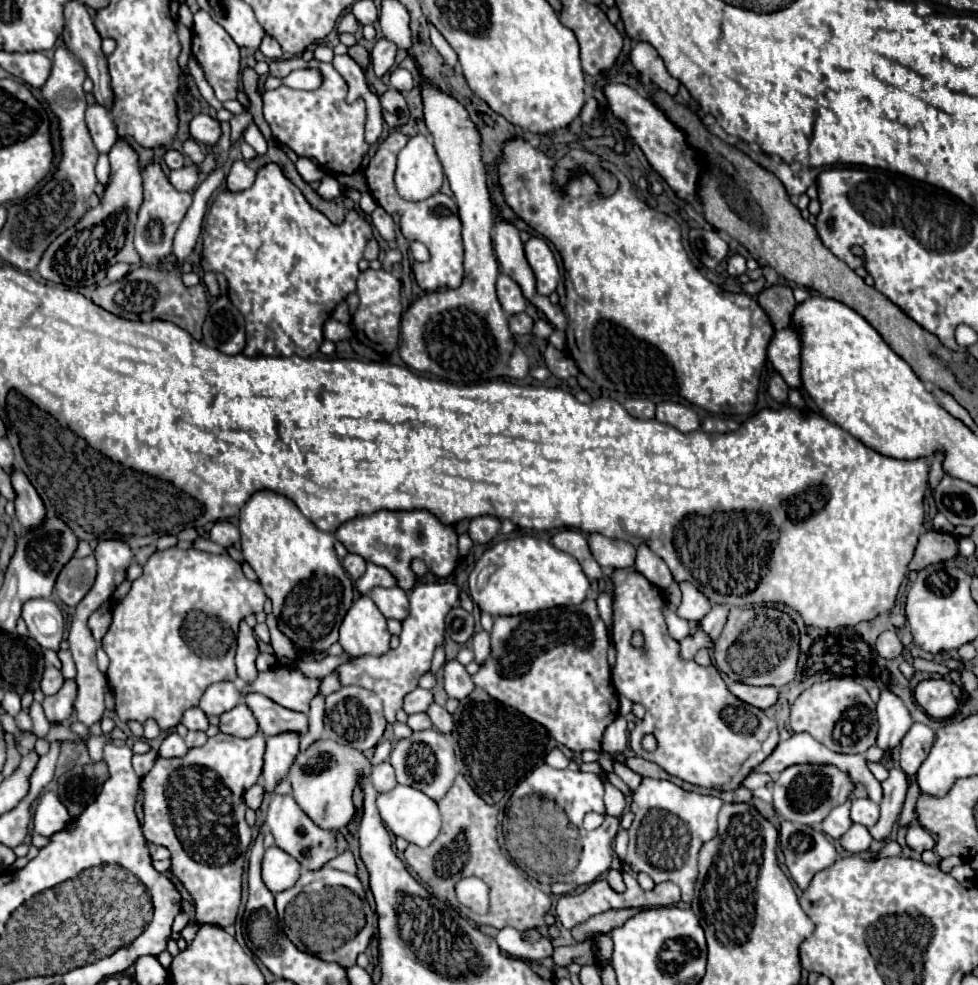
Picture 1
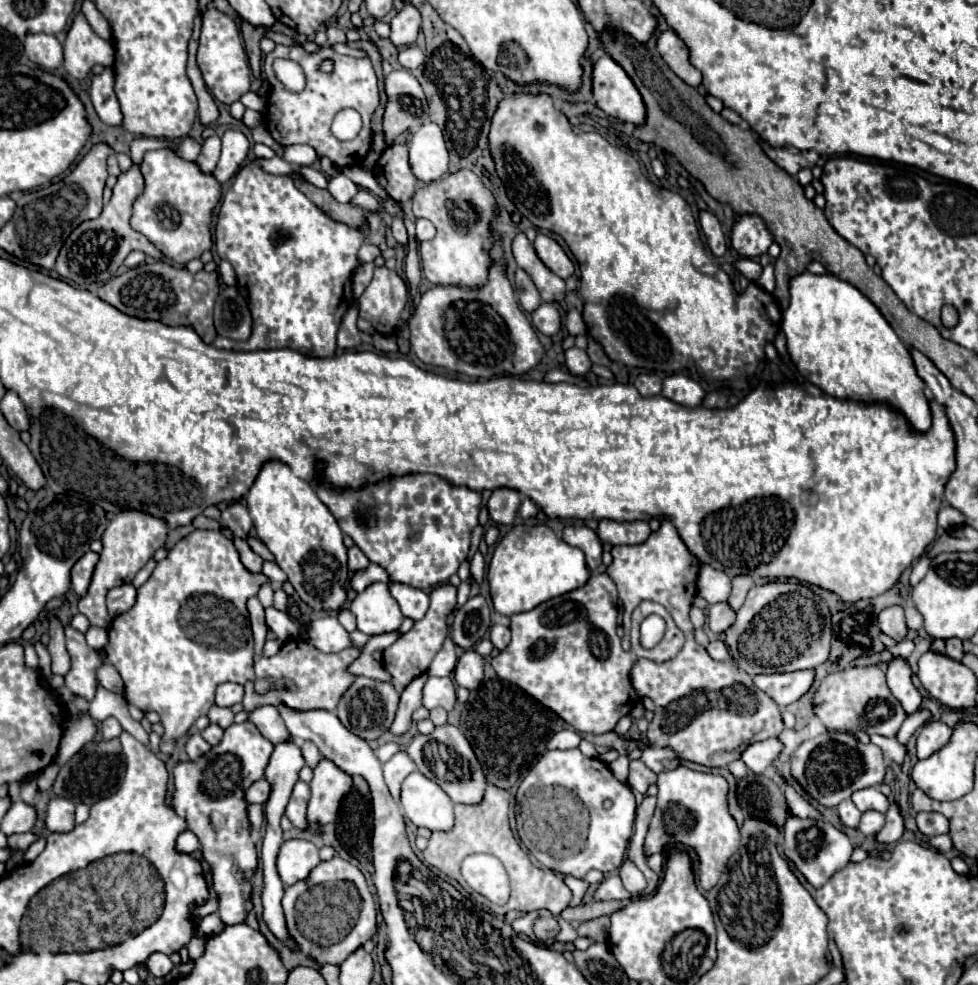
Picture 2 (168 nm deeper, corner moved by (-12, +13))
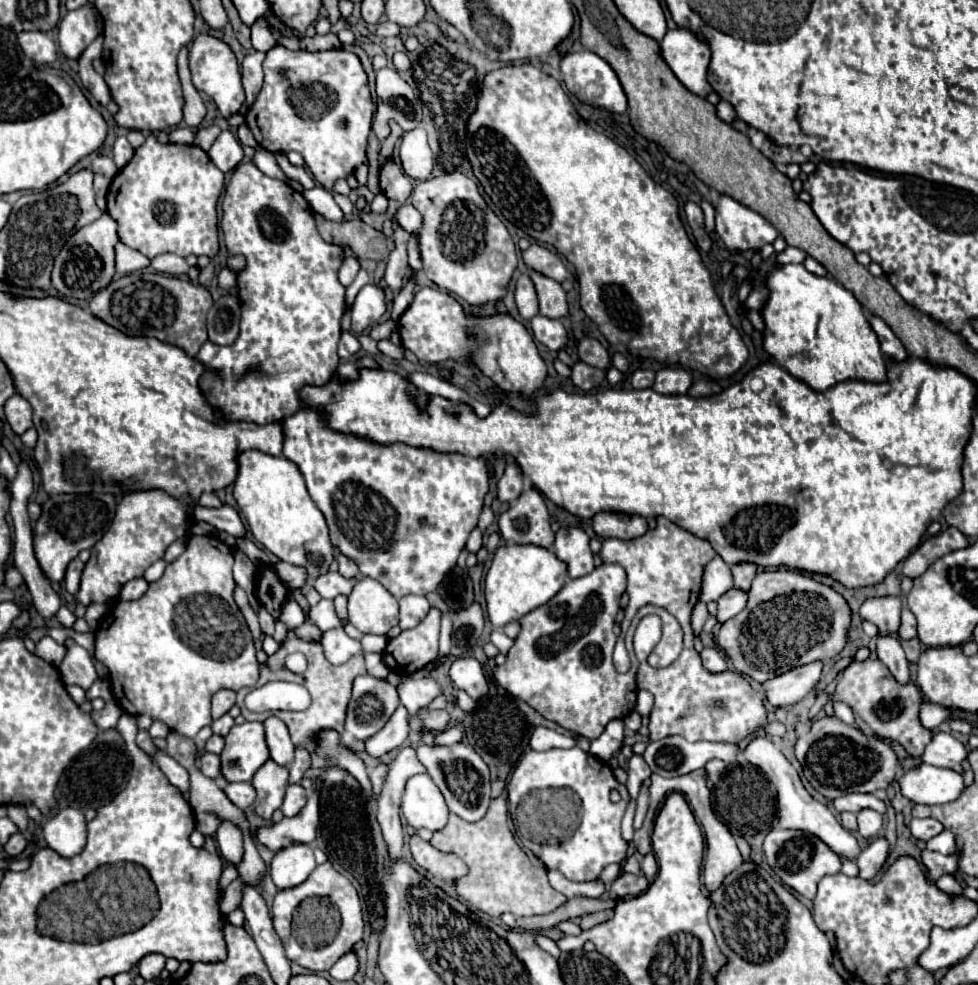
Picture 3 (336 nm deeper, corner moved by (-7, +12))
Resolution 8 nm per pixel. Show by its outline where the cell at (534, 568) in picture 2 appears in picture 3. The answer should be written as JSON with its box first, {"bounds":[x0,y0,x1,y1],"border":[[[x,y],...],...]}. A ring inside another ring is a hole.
{"bounds":[485,544,567,628],"border":[[[507,544],[497,548],[491,568],[485,576],[485,598],[491,624],[501,628],[543,606],[563,588],[567,578],[567,562],[557,558],[549,548],[535,544]]]}

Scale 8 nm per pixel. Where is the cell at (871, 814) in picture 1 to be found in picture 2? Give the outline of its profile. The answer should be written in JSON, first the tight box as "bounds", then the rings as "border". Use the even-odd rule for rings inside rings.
{"bounds":[852,787,888,813],"border":[[[868,787],[868,789],[860,789],[852,795],[852,803],[860,809],[860,811],[880,811],[886,813],[888,811],[888,799],[876,789],[876,787]]]}

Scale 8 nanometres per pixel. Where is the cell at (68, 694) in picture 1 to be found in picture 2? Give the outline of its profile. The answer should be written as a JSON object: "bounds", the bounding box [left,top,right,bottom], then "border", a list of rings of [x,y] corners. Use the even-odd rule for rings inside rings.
{"bounds":[54,531,266,753],"border":[[[192,531],[180,543],[170,549],[170,555],[160,561],[150,579],[138,589],[138,599],[132,609],[118,615],[108,631],[108,645],[92,649],[84,641],[84,633],[74,627],[66,627],[66,649],[72,659],[72,669],[66,675],[64,687],[56,689],[54,695],[68,703],[74,695],[93,699],[97,685],[93,682],[96,670],[108,663],[118,669],[124,681],[124,697],[130,705],[142,711],[156,711],[164,725],[164,737],[160,743],[162,753],[172,753],[172,743],[186,735],[200,715],[206,715],[214,705],[214,689],[220,683],[234,681],[246,683],[254,677],[254,639],[248,621],[246,601],[256,595],[266,577],[254,575],[240,563],[238,551],[230,539],[220,531]]]}

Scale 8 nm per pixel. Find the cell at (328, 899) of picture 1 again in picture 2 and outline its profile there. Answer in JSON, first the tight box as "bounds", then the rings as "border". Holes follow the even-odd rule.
{"bounds":[282,857,376,965],"border":[[[332,857],[330,861],[322,861],[310,875],[308,879],[294,883],[286,887],[282,907],[286,913],[286,927],[300,949],[300,953],[312,961],[318,961],[320,965],[330,963],[330,965],[340,965],[350,953],[354,953],[358,947],[362,947],[372,935],[376,933],[376,905],[372,899],[372,893],[368,891],[366,879],[360,873],[358,867],[350,865],[348,861],[340,857]]]}

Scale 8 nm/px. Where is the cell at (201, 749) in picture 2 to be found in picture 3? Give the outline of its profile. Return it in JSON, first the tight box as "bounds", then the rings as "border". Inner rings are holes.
{"bounds":[197,752,219,780],"border":[[[203,752],[197,758],[197,768],[201,770],[203,776],[217,780],[219,778],[219,756],[217,754],[211,754],[211,752]]]}

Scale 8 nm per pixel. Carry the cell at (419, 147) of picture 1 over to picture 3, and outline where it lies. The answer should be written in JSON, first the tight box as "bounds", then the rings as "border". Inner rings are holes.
{"bounds":[399,126,435,180],"border":[[[421,126],[403,136],[399,156],[405,174],[415,180],[427,180],[435,166],[433,152],[427,144],[427,132]]]}

